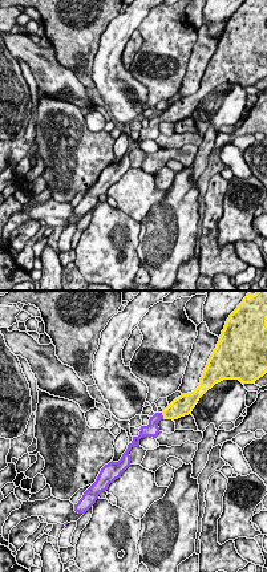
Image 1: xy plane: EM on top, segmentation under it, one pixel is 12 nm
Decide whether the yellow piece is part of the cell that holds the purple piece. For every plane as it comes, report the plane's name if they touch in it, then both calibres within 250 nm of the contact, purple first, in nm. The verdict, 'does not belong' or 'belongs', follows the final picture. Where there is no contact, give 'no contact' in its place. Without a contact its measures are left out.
xy | 160/220 nm

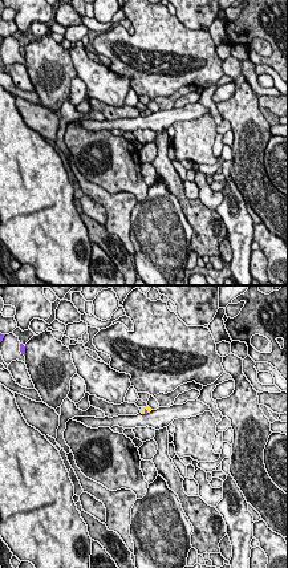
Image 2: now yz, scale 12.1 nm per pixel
yz | 30/60 nm

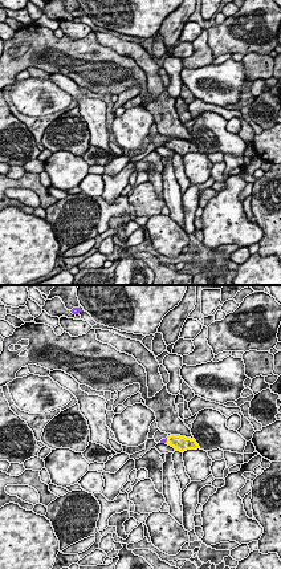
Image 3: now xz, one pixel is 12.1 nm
xz | 60/190 nm

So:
belongs

